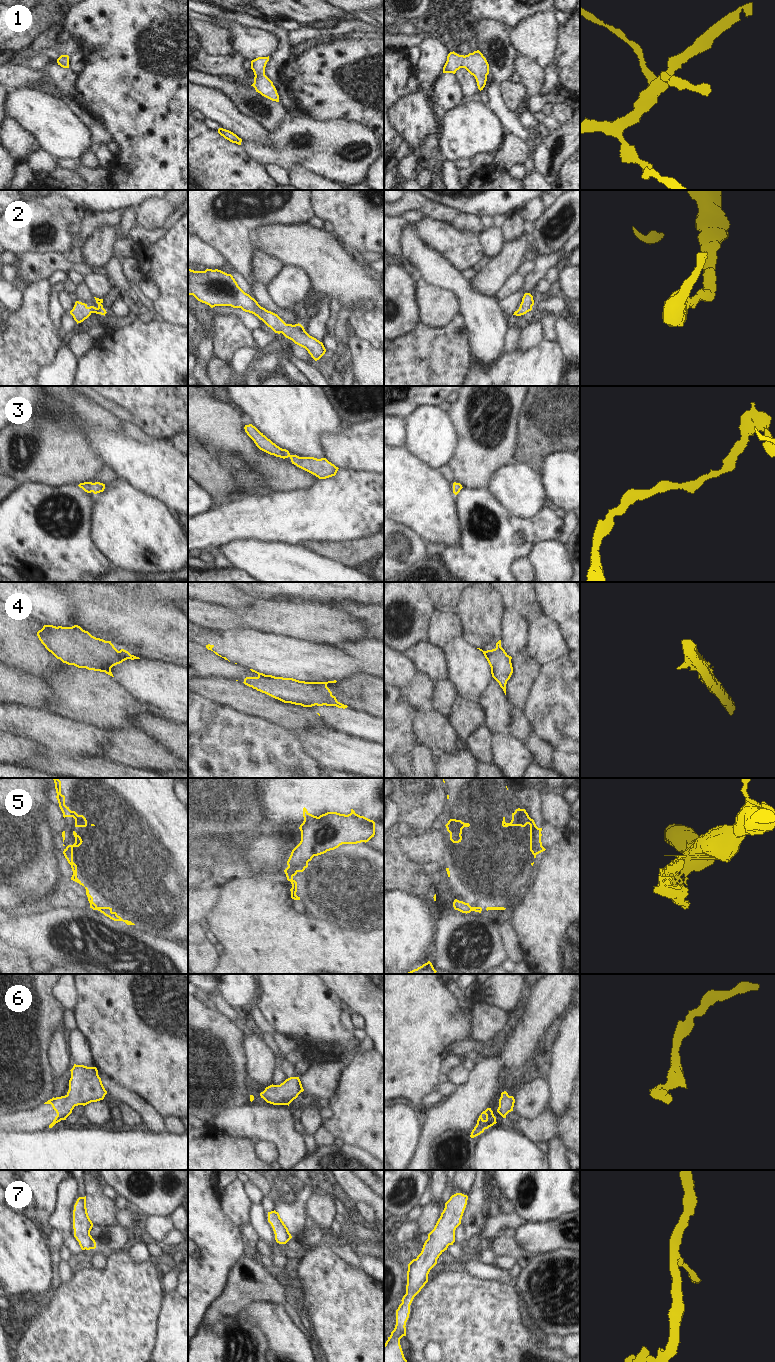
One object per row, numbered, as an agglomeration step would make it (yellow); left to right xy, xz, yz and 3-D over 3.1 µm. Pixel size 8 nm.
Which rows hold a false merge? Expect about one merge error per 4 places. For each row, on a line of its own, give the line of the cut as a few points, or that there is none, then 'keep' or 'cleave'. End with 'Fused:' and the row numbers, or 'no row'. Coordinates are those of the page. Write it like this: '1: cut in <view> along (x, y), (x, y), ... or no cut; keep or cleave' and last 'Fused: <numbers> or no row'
1: no cut; keep
2: no cut; keep
3: no cut; keep
4: no cut; keep
5: cut in xz along (307, 862), (301, 865), (288, 866); cleave
6: no cut; keep
7: no cut; keep
Fused: 5

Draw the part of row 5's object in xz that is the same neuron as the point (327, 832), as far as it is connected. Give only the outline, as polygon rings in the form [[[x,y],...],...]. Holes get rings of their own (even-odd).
[[[303,808],[304,821],[300,825],[301,841],[292,850],[288,866],[308,863],[314,856],[334,850],[342,844],[368,842],[375,835],[375,822],[351,809],[348,815],[327,812],[319,817]]]

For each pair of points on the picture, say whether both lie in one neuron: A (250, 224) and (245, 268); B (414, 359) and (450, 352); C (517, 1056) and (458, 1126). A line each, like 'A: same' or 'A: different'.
A: same
B: same
C: same

